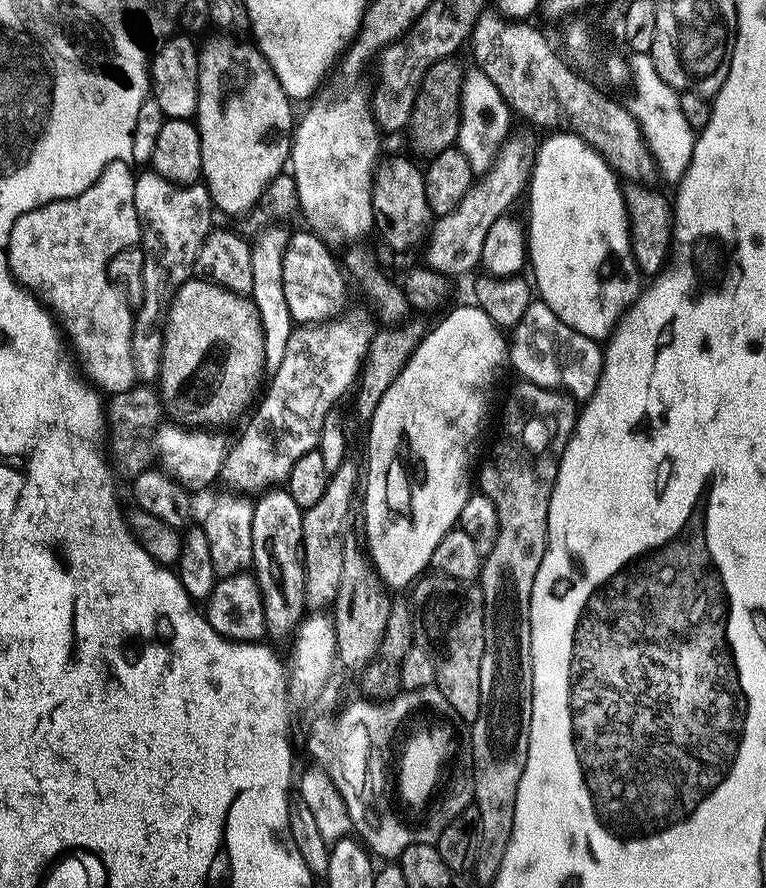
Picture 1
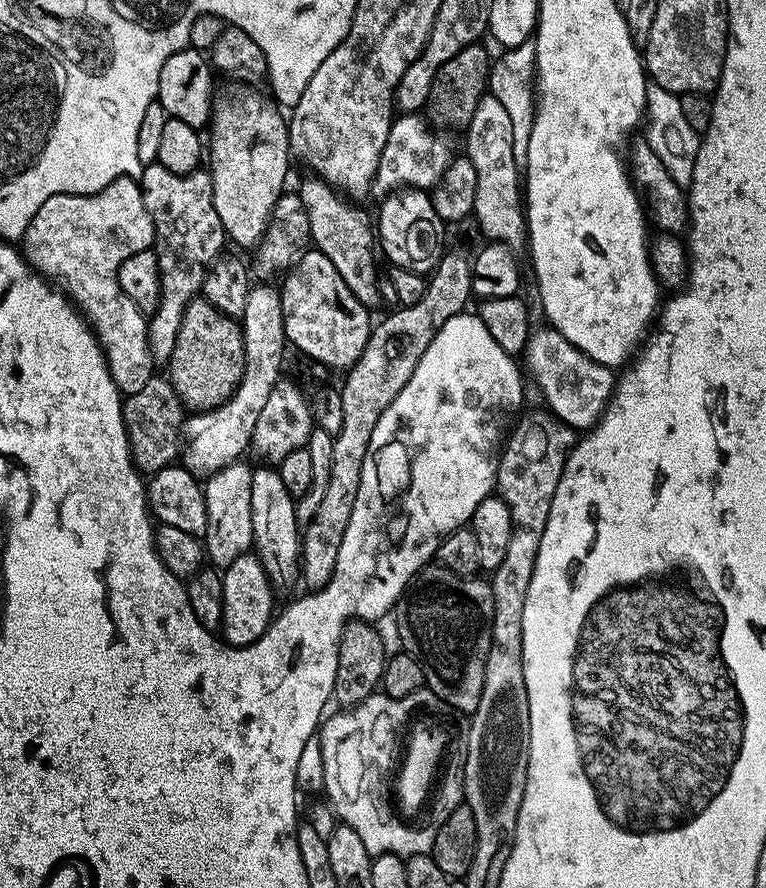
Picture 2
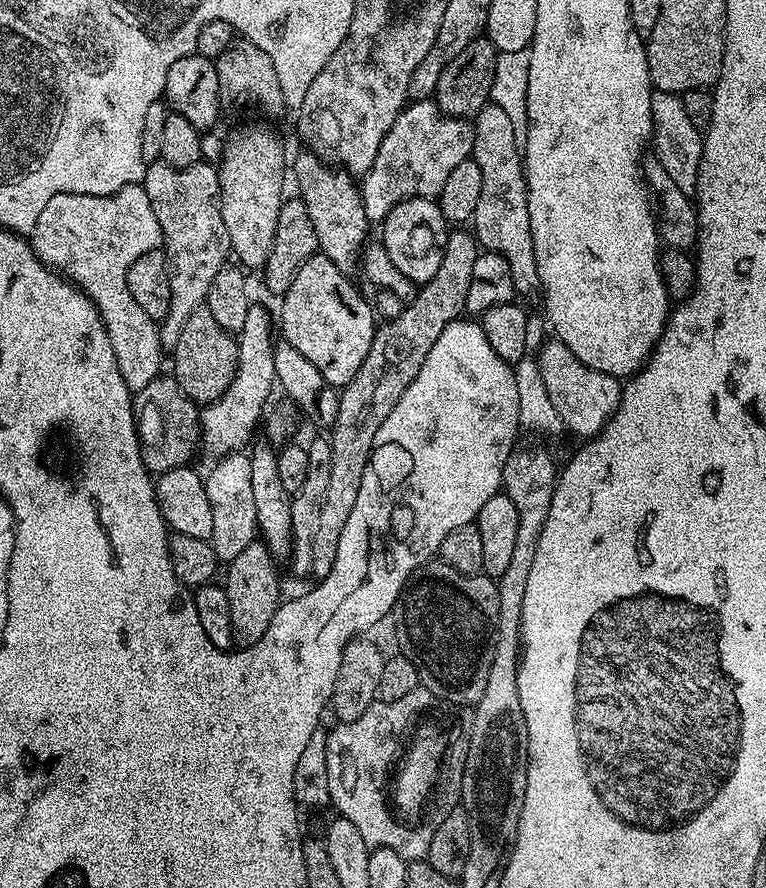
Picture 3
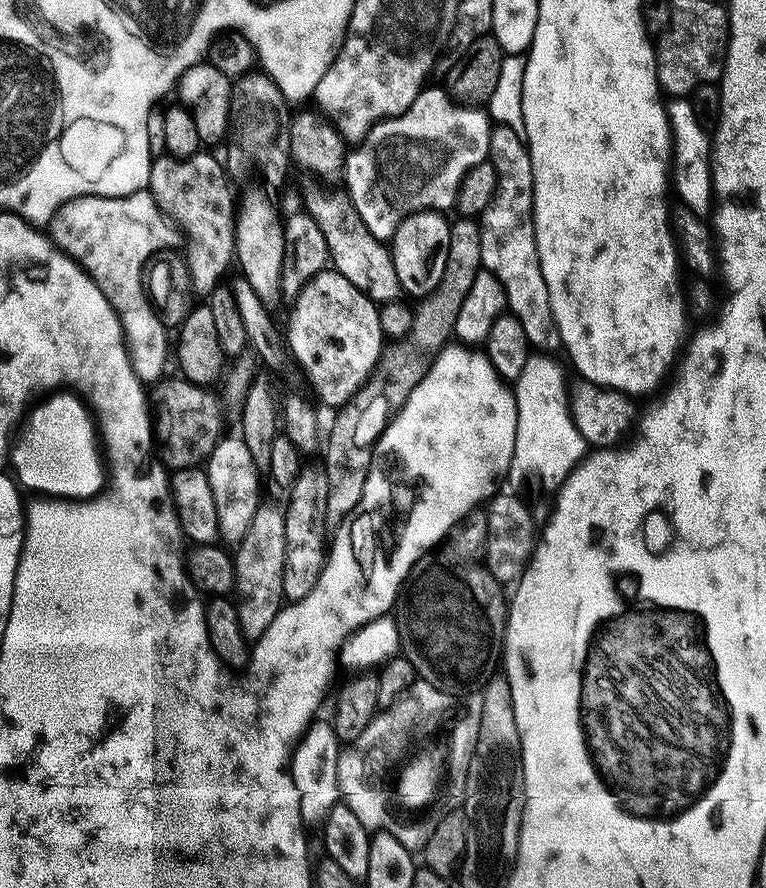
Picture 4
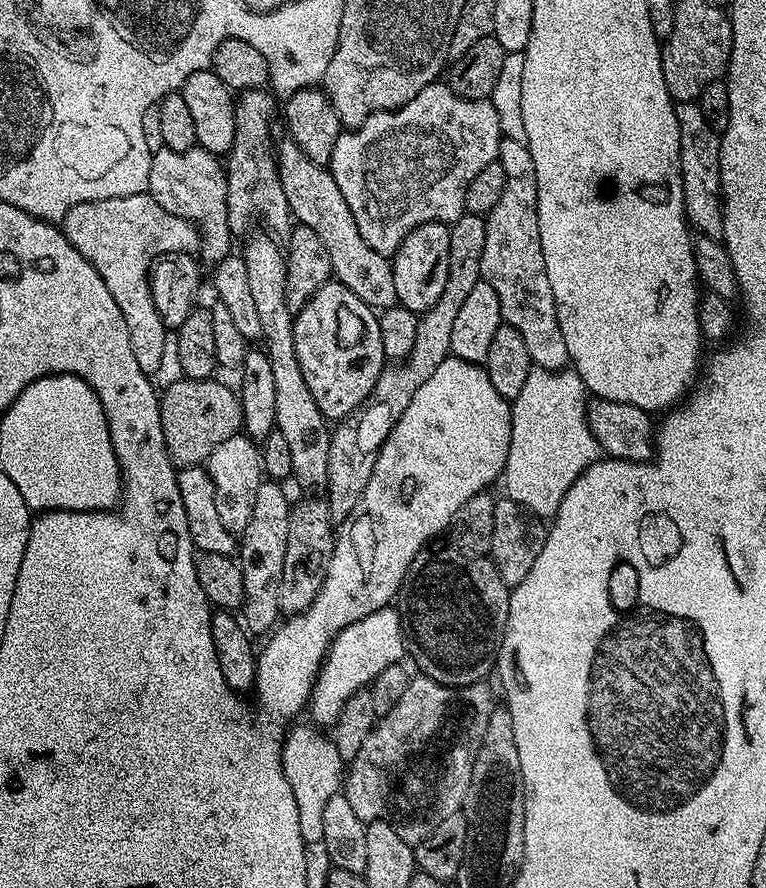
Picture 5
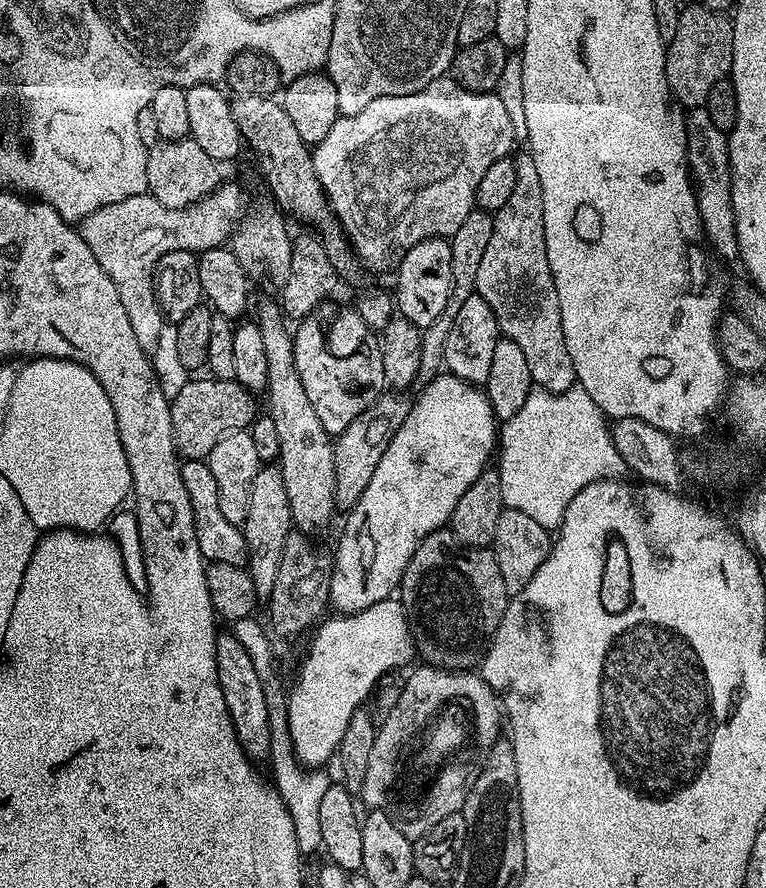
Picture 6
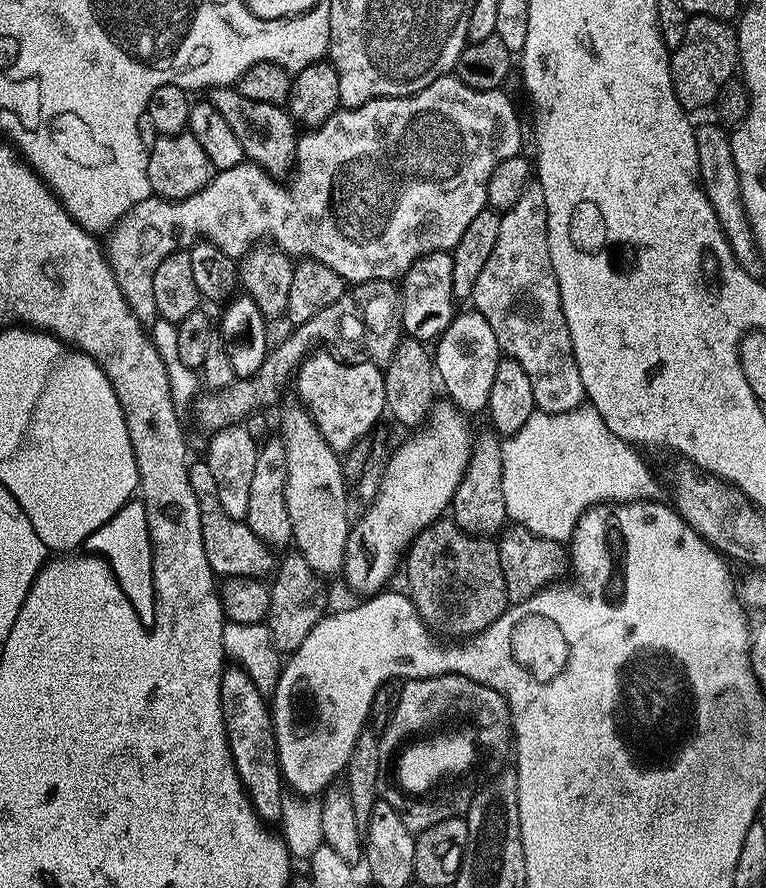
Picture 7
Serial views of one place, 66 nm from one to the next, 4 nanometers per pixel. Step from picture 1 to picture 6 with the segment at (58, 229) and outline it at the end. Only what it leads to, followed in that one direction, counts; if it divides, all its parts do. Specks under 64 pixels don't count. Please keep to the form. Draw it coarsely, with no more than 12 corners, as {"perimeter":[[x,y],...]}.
{"perimeter":[[224,182],[189,208],[145,194],[102,206],[79,234],[110,274],[141,350],[166,323],[154,269],[227,245],[245,215]]}

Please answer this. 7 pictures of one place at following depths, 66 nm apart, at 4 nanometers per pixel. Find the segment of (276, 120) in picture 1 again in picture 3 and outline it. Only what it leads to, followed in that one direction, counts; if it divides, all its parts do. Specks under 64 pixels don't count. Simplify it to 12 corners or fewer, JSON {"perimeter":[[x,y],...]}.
{"perimeter":[[260,124],[228,140],[220,209],[231,251],[263,269],[284,144]]}

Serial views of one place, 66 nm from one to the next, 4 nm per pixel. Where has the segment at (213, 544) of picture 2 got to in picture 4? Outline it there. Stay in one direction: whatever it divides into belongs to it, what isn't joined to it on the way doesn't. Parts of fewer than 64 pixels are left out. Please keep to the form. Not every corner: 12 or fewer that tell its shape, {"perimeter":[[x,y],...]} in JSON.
{"perimeter":[[239,435],[206,471],[220,540],[240,544],[262,506],[262,478]]}

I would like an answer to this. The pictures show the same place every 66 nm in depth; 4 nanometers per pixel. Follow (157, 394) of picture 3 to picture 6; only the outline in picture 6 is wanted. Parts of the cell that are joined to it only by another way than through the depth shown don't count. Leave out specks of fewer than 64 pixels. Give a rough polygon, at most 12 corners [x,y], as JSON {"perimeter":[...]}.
{"perimeter":[[189,379],[170,402],[176,451],[202,460],[251,429],[257,397],[234,380]]}

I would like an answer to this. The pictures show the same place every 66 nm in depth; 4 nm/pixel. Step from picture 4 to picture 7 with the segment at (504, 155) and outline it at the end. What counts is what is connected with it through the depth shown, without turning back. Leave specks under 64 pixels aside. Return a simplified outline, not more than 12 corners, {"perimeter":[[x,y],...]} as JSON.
{"perimeter":[[546,194],[500,217],[471,307],[541,412],[585,403]]}

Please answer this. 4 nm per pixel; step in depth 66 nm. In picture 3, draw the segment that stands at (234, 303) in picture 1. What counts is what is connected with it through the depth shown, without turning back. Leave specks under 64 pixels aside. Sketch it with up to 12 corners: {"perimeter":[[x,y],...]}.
{"perimeter":[[207,306],[194,308],[171,371],[197,405],[236,374],[238,340]]}

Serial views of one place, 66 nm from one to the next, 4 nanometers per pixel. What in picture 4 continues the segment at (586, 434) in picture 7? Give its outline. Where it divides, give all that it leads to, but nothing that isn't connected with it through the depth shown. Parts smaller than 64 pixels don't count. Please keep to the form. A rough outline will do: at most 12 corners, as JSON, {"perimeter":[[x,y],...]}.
{"perimeter":[[544,352],[512,382],[512,468],[558,488],[588,445]]}

